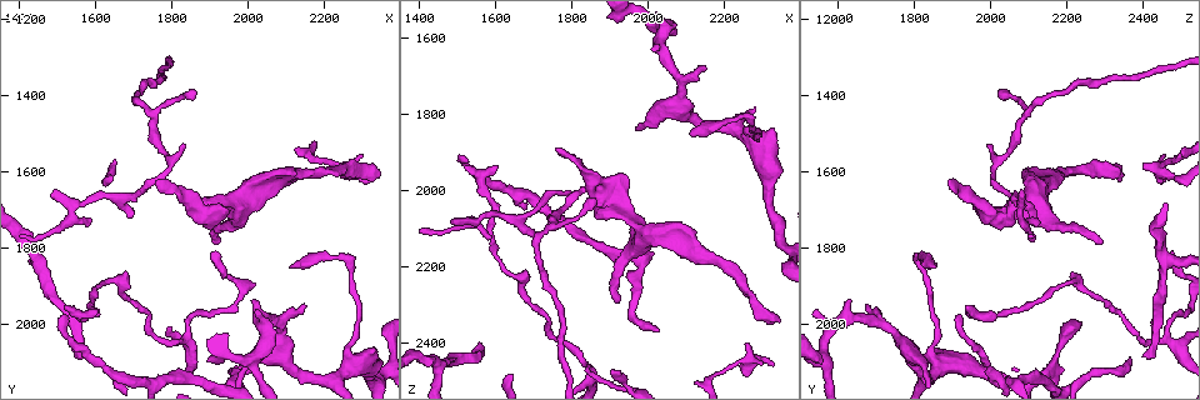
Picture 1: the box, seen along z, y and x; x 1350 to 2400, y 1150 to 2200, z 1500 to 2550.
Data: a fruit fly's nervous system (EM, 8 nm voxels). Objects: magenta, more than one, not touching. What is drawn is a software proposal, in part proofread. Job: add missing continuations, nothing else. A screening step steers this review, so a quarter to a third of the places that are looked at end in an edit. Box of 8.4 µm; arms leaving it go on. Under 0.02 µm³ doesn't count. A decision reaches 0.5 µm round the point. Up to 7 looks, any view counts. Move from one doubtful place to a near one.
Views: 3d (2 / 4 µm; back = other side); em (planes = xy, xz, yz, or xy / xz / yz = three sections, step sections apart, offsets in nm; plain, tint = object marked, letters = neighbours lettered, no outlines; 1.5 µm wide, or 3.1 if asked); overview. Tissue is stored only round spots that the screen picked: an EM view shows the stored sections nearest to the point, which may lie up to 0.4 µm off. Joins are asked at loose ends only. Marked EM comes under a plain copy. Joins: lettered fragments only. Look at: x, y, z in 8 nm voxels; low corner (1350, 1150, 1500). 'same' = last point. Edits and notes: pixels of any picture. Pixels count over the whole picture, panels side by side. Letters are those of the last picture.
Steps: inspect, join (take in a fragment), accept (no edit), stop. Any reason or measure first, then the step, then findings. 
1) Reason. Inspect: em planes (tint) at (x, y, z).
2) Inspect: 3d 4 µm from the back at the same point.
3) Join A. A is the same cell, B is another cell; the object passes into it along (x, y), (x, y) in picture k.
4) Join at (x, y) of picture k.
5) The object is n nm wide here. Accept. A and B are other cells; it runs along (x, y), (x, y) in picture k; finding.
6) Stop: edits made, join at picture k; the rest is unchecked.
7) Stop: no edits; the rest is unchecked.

An open end. Inspect: 3d 4 µm at (1705, 1720, 2110).

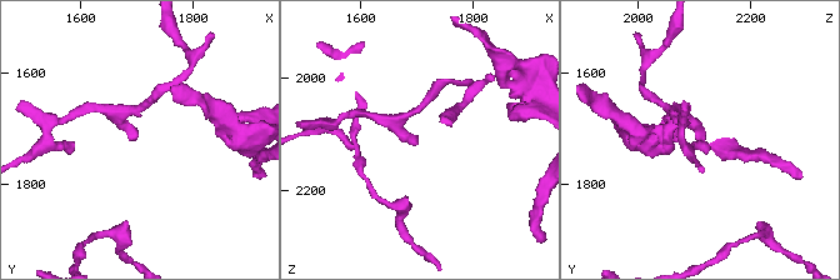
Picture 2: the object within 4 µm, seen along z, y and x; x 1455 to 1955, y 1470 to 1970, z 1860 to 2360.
Now the EM. Inspect: em xz step 4 (tint) at (1700, 1715, 2110).

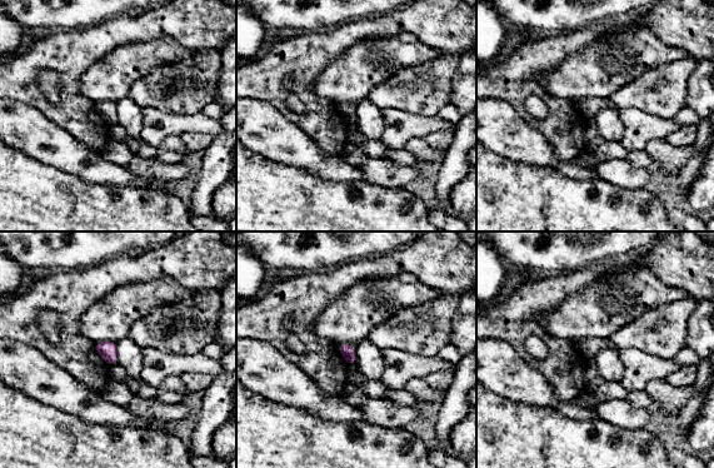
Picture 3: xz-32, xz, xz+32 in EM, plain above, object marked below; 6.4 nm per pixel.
Inspect: em xz step 4 (letters) at the same point.

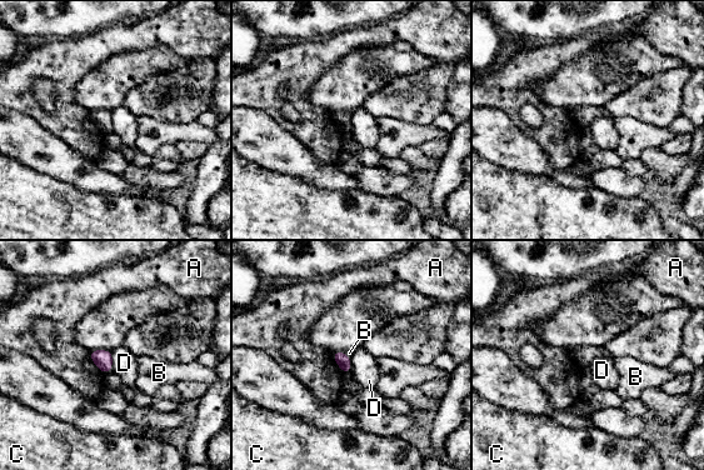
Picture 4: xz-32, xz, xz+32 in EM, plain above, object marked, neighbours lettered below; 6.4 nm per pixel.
The longest contact is with A, 180 nm. Accept. A, B, C and D are other cells; a border runs along (111, 351), (113, 370) in picture 4; no lettered fragment goes on from it.

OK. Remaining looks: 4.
An open end. Inspect: 3d 2 µm at (1910, 1810, 2480).

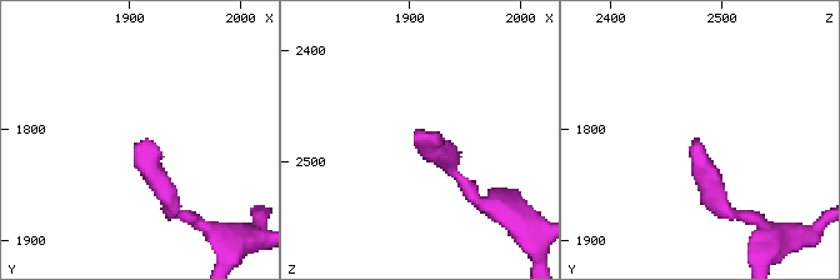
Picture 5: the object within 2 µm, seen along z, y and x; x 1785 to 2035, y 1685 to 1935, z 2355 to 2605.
Shape alone is not enough. Inspect: em xy step 4 (letters) at (1904, 1812, 2476).

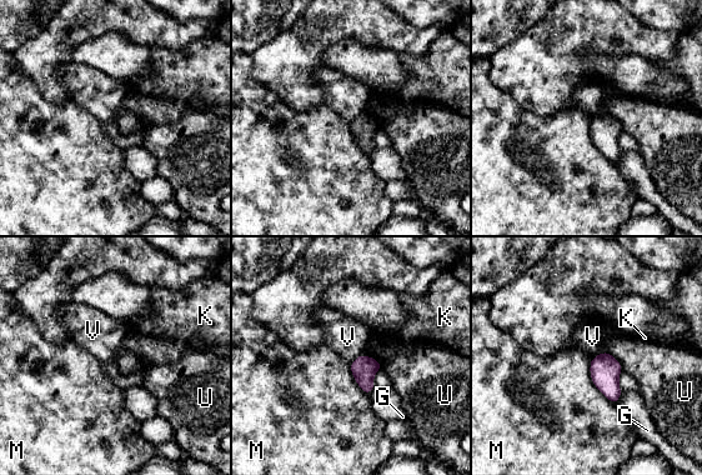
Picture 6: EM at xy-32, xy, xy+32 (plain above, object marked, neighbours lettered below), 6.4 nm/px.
Cut it another way. Inspect: em planes (letters) at the same point.

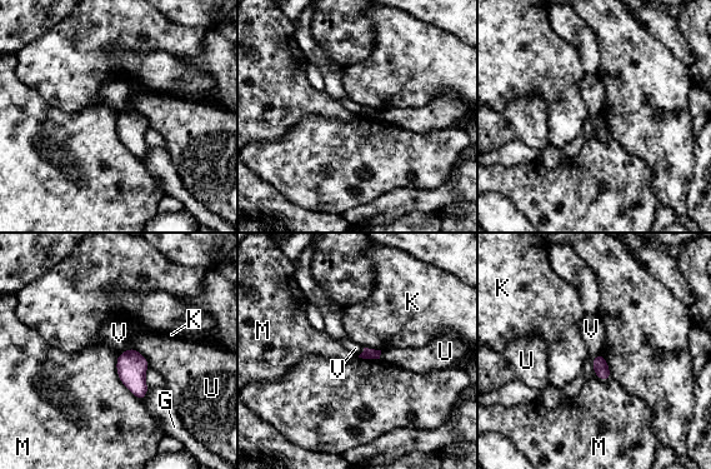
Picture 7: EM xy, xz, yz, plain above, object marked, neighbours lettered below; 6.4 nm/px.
The longest contact is with M, 340 nm. Accept. G, K, M, U and V are other cells; no lettered fragment goes on from it.

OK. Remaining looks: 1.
Stop: no edits; the rest is unchecked.

